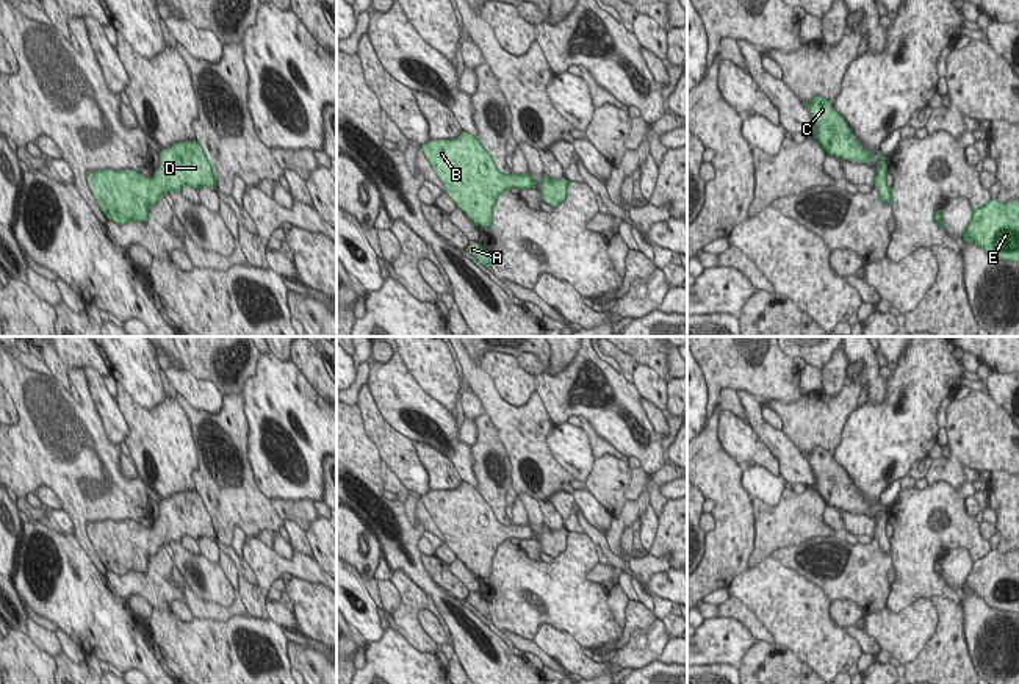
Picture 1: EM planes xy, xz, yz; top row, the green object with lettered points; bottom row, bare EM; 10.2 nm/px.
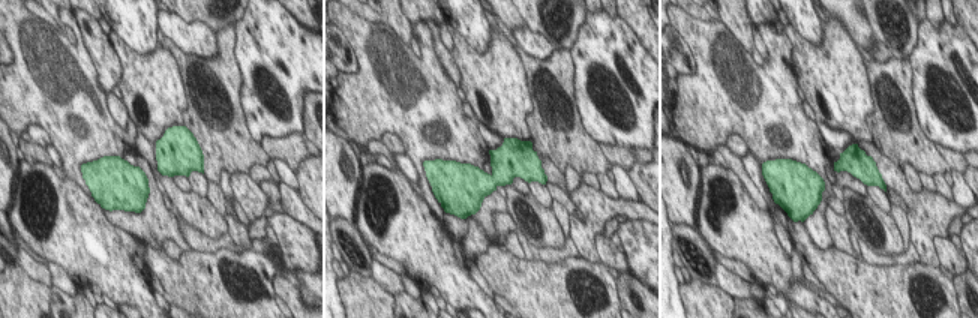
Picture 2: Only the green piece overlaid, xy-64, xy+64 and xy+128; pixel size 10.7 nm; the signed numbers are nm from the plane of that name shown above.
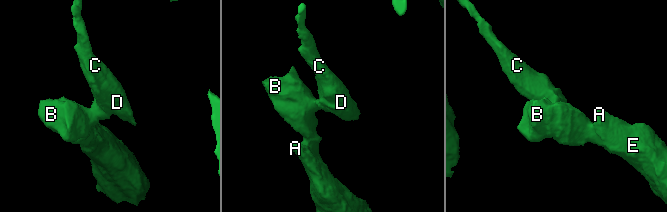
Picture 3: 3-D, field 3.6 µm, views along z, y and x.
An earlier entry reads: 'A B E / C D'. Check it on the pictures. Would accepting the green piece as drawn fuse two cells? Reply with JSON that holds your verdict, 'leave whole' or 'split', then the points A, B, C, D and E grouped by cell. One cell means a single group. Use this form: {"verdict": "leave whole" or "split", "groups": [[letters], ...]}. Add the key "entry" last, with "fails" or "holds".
{"verdict": "leave whole", "groups": [["A", "B", "C", "D", "E"]], "entry": "fails"}

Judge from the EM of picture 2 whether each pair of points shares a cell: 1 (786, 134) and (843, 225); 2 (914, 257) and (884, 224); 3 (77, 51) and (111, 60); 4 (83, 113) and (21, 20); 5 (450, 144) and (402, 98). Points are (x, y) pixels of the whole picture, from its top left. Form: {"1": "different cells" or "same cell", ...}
{"1": "different cells", "2": "different cells", "3": "different cells", "4": "same cell", "5": "same cell"}

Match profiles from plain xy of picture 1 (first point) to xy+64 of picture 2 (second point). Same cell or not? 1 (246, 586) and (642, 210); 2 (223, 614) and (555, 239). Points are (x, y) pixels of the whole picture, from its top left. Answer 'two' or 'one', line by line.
1: one
2: two

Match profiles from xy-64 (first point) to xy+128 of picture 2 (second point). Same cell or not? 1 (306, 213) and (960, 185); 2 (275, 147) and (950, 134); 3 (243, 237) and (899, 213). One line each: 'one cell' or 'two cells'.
1: two cells
2: two cells
3: two cells

